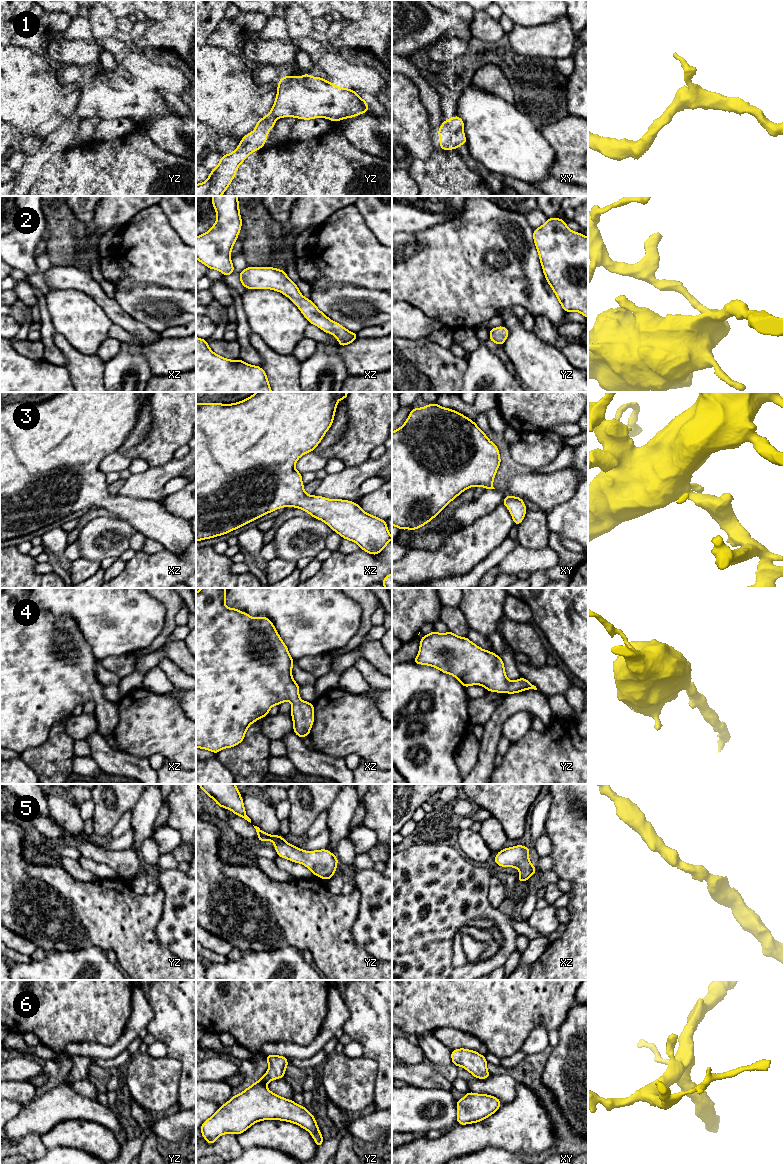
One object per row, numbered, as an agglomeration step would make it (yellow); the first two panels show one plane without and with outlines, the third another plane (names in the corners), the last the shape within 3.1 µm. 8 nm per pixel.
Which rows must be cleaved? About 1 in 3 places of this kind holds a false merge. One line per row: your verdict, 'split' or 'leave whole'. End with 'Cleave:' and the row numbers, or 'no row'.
1: leave whole
2: leave whole
3: leave whole
4: leave whole
5: leave whole
6: leave whole
Cleave: no row

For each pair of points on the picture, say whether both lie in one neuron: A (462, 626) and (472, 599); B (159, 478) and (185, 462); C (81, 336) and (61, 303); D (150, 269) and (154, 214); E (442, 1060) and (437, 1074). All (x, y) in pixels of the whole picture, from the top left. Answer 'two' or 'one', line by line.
A: two
B: one
C: one
D: one
E: two

